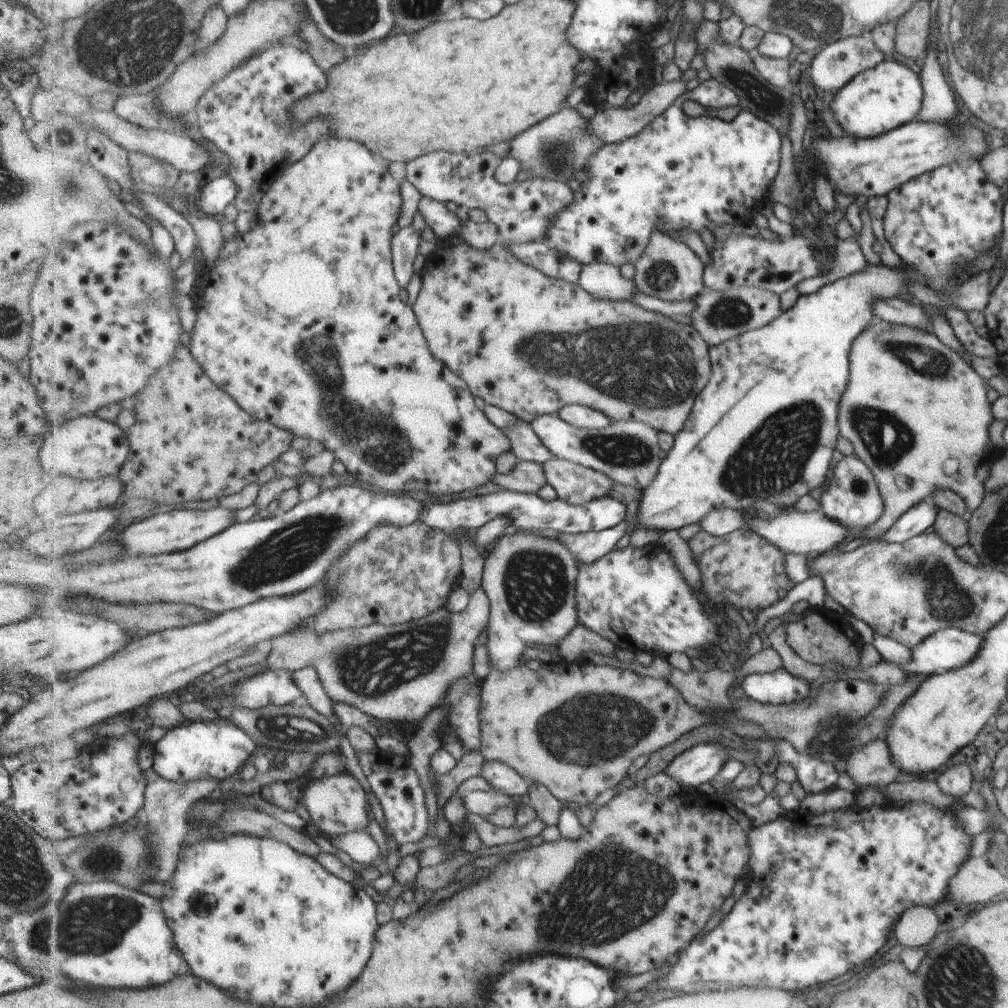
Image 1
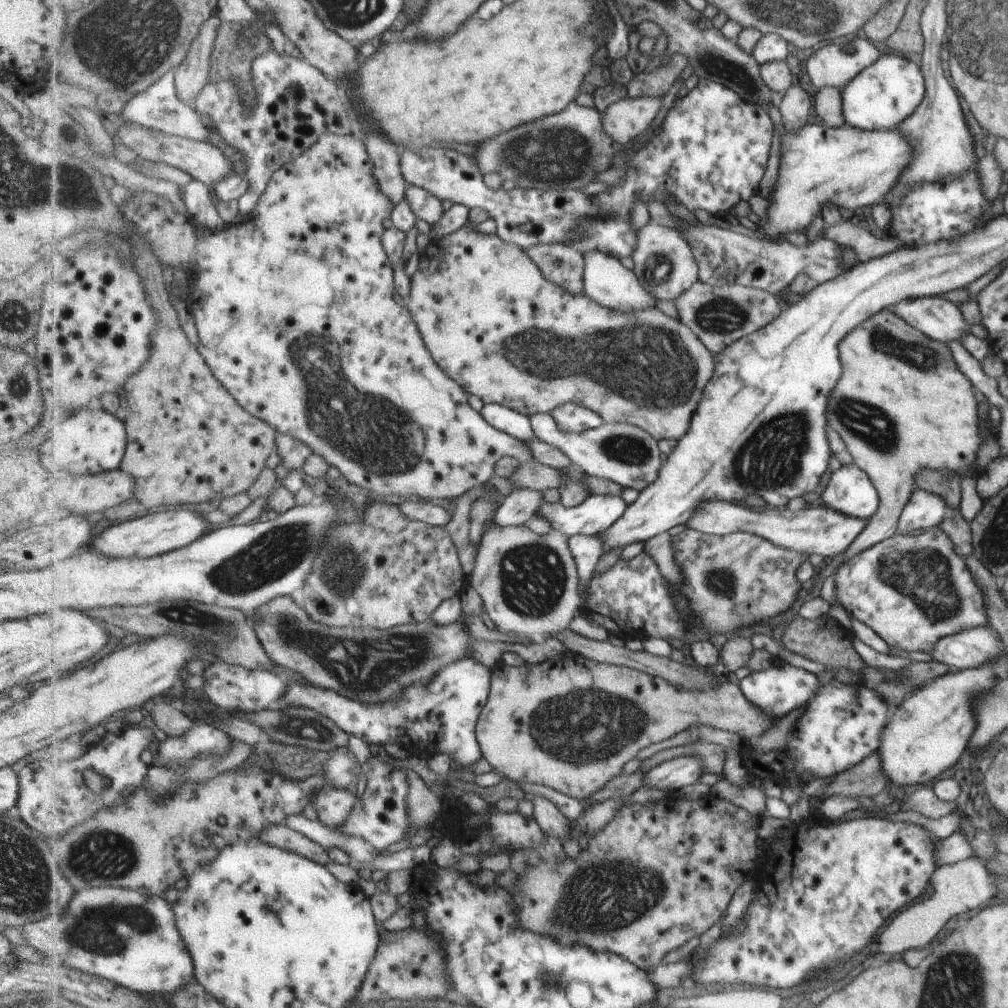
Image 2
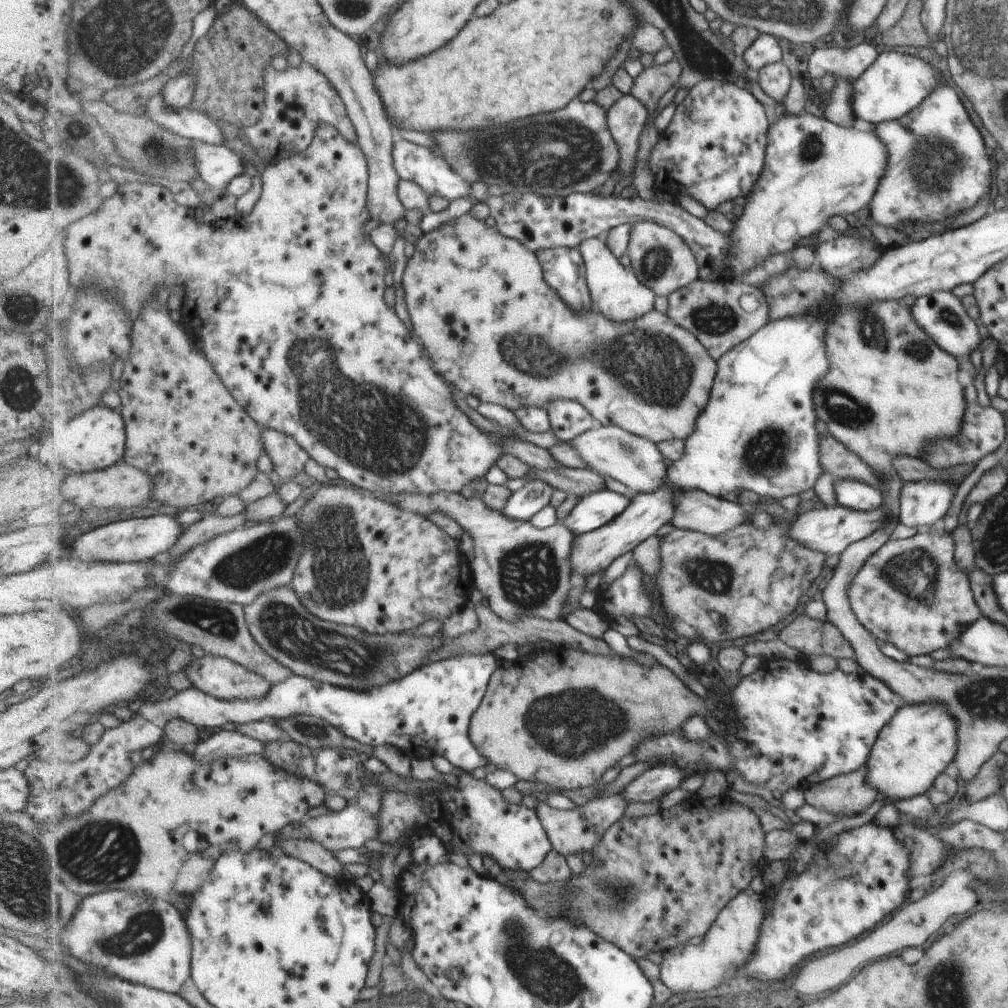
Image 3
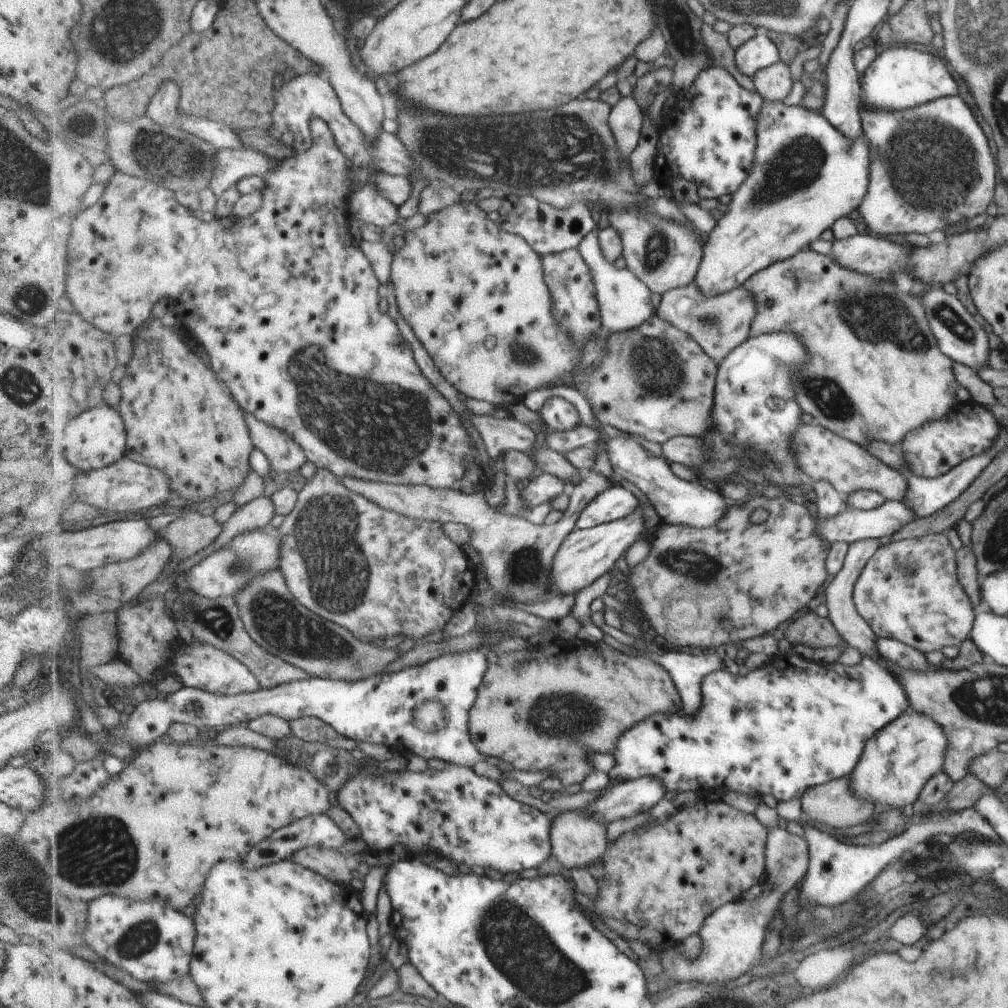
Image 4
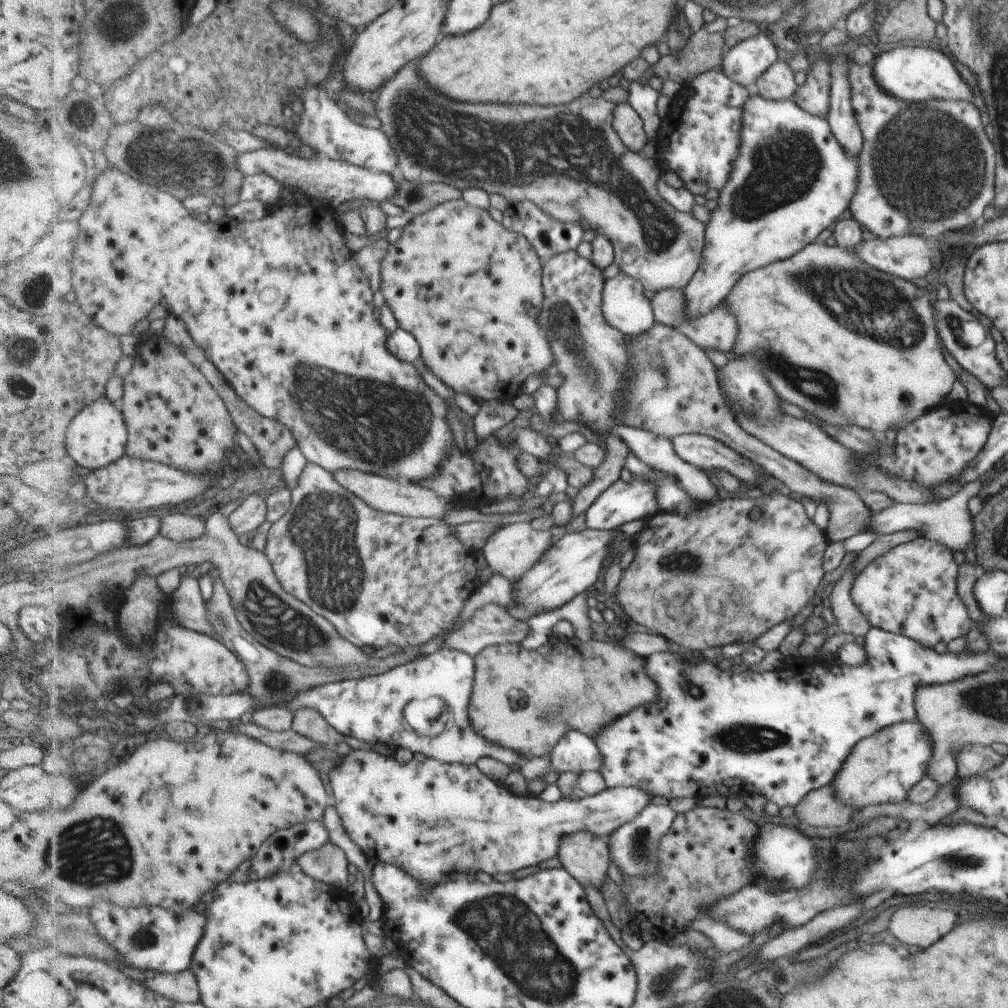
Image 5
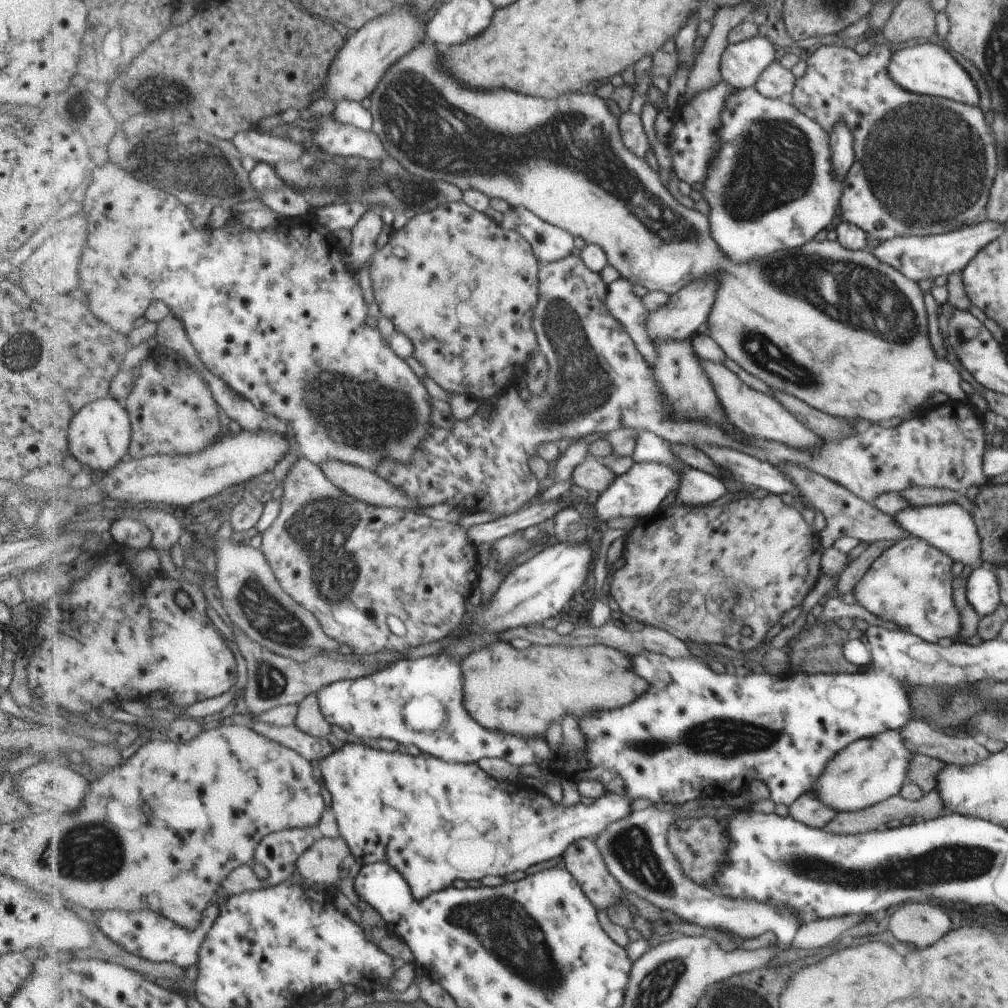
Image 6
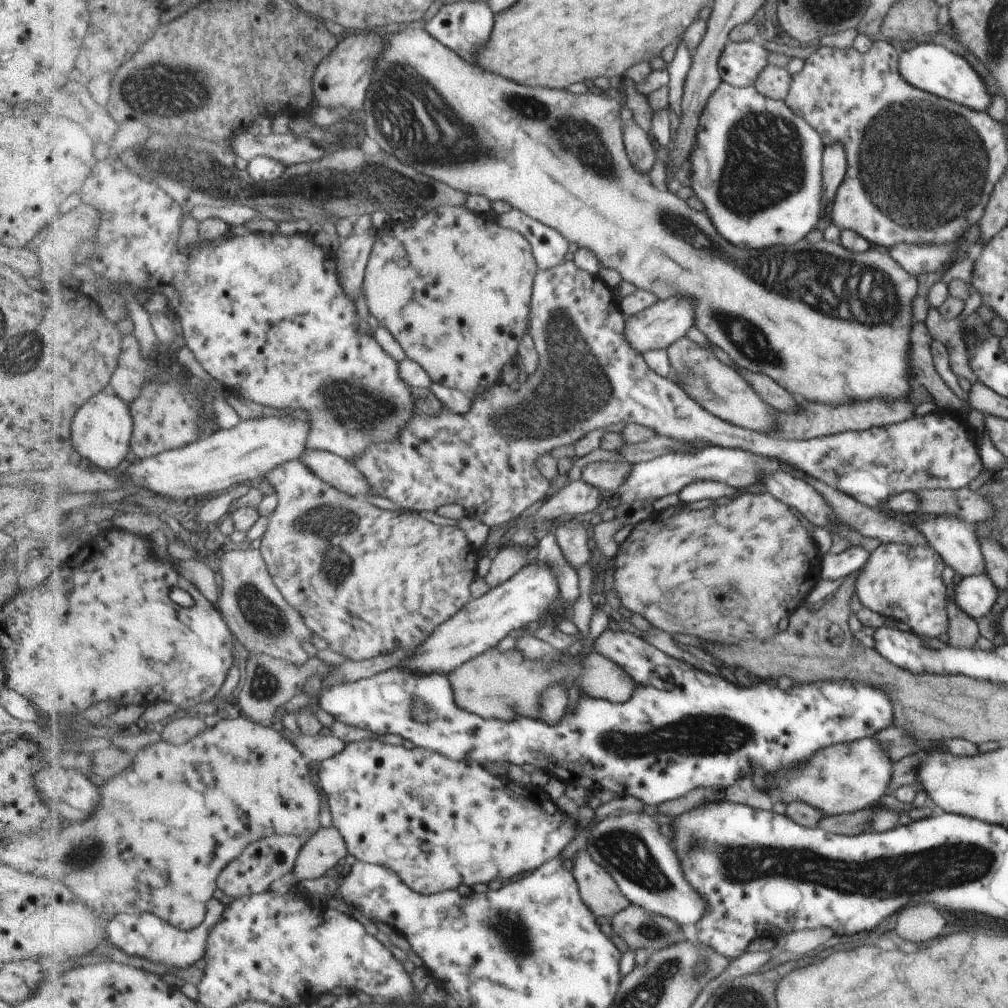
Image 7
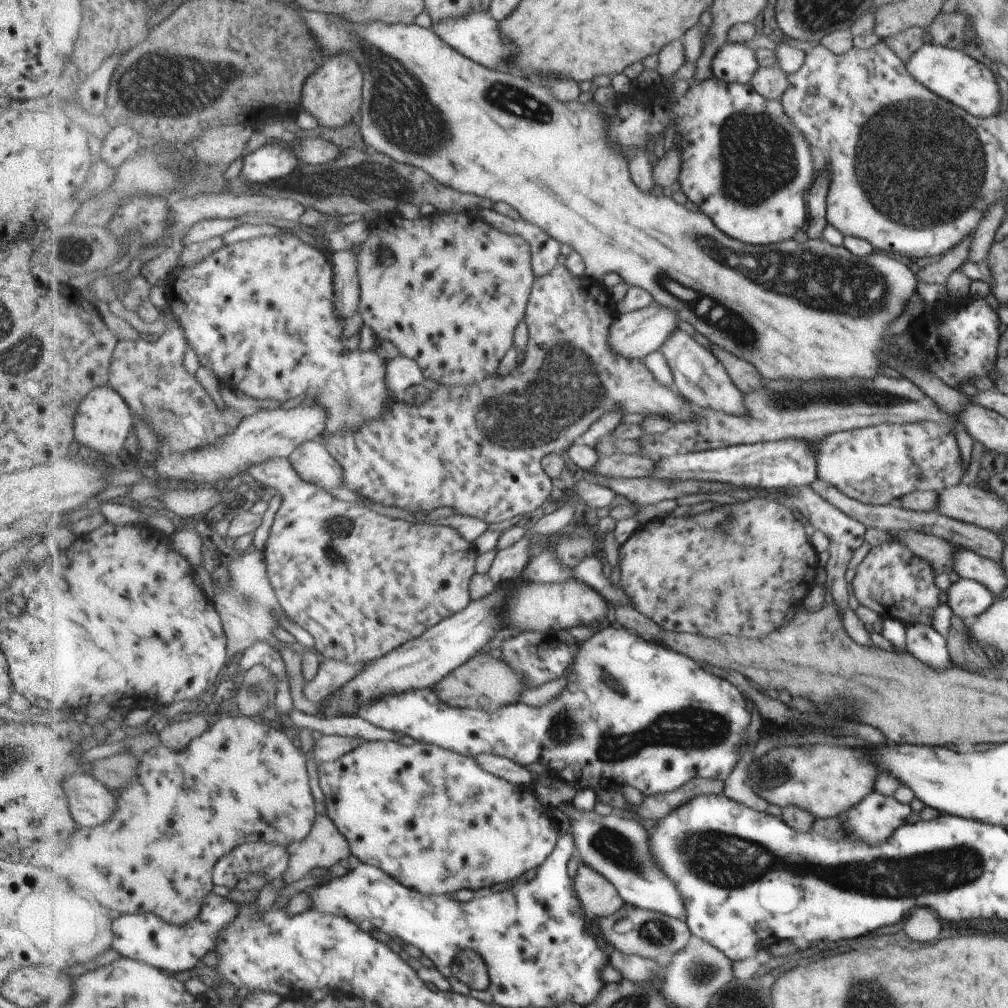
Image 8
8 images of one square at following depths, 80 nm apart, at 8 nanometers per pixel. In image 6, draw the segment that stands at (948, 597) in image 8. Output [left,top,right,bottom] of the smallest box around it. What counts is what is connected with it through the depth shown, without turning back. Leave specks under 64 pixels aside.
[964,565,1000,618]

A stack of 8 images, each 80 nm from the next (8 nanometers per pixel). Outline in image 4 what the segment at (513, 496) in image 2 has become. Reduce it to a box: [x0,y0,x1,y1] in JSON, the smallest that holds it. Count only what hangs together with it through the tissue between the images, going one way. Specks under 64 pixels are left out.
[521,472,568,506]

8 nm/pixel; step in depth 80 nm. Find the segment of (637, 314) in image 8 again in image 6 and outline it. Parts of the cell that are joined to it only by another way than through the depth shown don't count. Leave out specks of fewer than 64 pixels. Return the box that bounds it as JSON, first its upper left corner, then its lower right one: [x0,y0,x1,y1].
[646,277,716,345]

